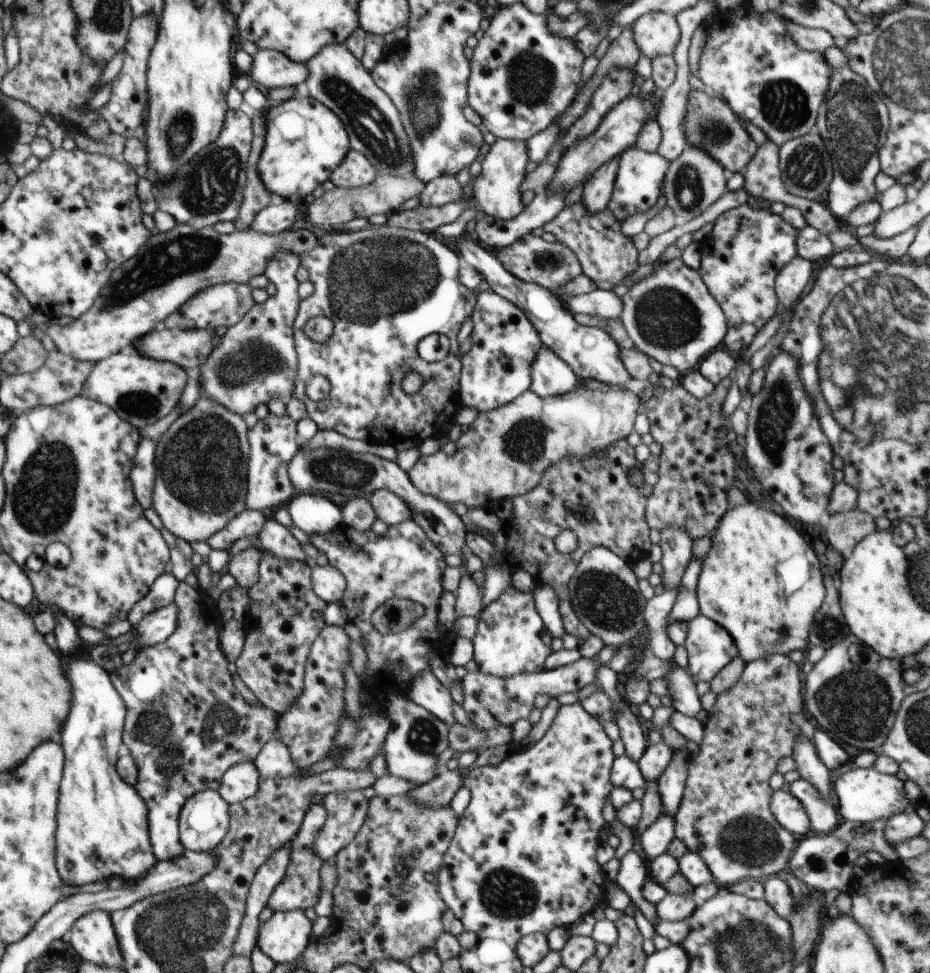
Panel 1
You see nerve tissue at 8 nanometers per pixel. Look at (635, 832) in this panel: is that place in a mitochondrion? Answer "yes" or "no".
no

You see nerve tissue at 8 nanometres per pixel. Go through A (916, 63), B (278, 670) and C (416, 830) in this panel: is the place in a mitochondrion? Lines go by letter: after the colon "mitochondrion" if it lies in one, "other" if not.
A: mitochondrion
B: other
C: mitochondrion

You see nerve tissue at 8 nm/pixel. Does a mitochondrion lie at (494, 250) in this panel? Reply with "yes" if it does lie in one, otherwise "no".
no

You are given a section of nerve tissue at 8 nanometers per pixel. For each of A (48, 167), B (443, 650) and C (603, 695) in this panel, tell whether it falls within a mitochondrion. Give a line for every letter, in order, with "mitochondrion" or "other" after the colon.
A: other
B: other
C: other

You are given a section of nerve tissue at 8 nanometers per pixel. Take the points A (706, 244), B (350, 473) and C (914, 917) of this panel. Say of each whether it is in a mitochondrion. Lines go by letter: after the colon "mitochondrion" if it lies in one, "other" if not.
A: other
B: mitochondrion
C: mitochondrion

